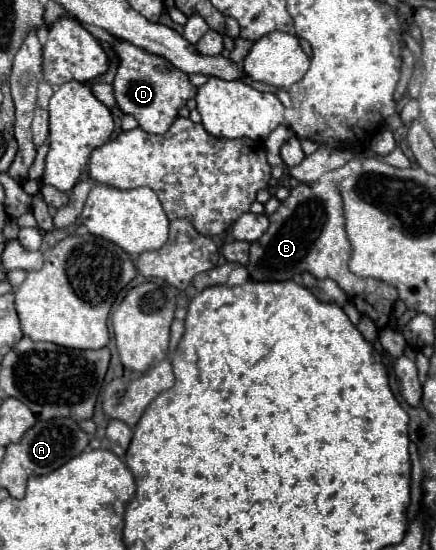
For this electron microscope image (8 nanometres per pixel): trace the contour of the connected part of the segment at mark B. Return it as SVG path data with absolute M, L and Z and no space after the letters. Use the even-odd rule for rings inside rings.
M331 181L299 183L291 189L289 197L279 205L279 209L269 215L269 229L265 235L251 245L251 257L247 271L253 281L287 281L303 271L309 271L317 279L333 279L351 297L361 315L367 317L387 317L393 303L397 301L397 289L371 279L357 277L349 271L351 243L345 231L343 199L339 187Z

